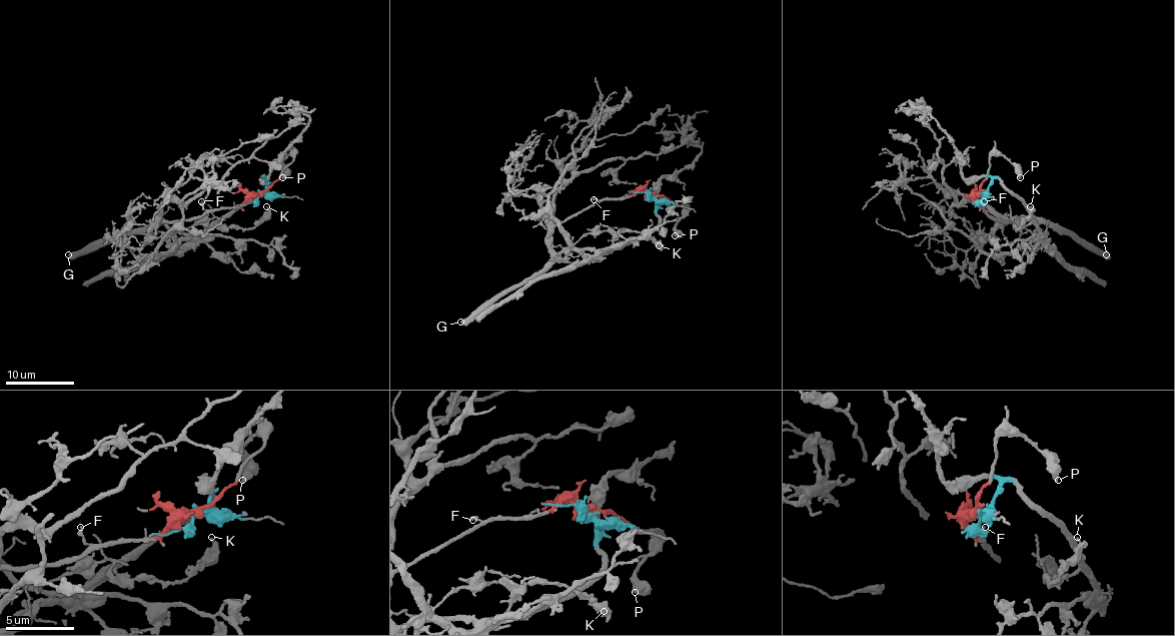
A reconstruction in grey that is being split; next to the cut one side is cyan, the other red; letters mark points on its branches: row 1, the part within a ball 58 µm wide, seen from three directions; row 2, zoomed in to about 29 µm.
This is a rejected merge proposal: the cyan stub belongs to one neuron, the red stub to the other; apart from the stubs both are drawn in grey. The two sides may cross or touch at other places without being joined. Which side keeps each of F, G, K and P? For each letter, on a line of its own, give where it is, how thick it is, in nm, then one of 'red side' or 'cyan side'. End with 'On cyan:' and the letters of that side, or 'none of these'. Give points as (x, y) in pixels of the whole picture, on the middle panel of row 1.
F: (594, 199) | 200 nm | red side
G: (460, 322) | 550 nm | red side
K: (659, 245) | 200 nm | cyan side
P: (675, 235) | 440 nm | red side
On cyan: K

